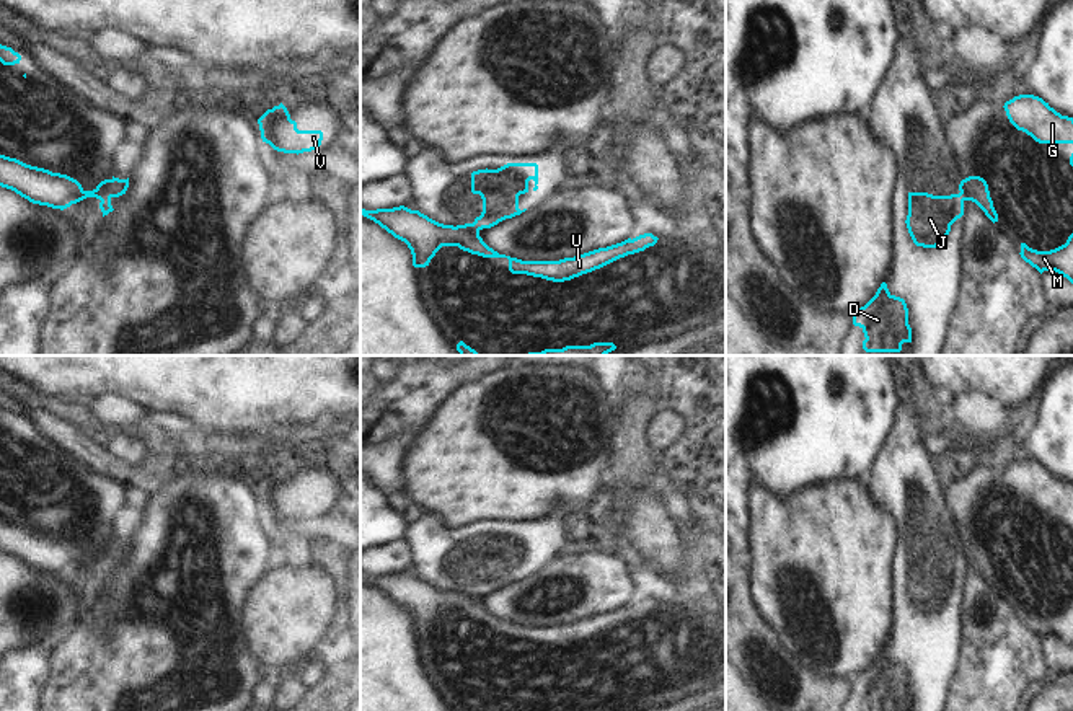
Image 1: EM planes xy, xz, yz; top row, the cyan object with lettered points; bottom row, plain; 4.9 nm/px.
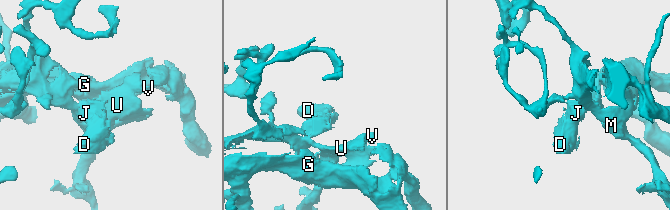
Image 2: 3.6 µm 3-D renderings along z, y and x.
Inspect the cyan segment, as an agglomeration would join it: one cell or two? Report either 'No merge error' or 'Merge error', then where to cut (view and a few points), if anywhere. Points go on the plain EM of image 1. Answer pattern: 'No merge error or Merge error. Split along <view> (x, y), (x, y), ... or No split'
Merge error. Split along xy (111, 545), (111, 560), (100, 560), (97, 563).

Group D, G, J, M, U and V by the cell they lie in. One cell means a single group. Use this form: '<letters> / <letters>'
D J / G M U V

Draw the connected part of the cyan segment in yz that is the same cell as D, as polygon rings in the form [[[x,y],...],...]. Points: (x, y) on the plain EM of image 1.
[[[882,647],[876,660],[853,680],[853,690],[864,698],[863,711],[902,711],[912,708],[912,693],[908,690],[908,673],[903,664],[889,657]]]

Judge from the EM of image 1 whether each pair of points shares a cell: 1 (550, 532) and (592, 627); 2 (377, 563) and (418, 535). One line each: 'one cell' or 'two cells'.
1: two cells
2: two cells

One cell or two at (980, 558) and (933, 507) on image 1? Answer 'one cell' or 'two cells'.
two cells

